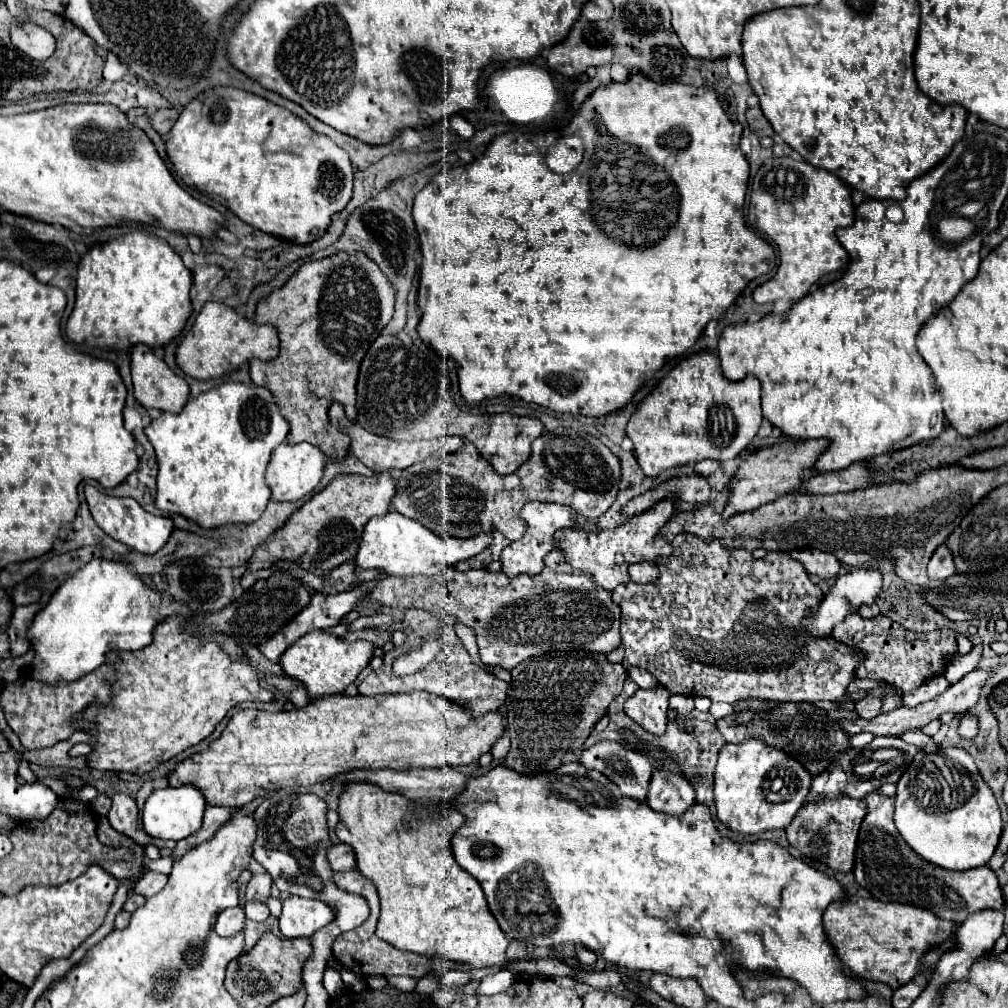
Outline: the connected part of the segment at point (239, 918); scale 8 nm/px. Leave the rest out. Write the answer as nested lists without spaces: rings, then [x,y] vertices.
[[[240,907],[224,909],[224,911],[218,915],[218,919],[216,919],[214,931],[216,931],[220,937],[230,937],[230,935],[238,933],[238,931],[244,927],[244,921],[246,921],[244,909],[240,909]]]

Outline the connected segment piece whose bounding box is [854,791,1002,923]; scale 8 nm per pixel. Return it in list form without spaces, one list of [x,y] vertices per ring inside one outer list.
[[[872,791],[872,795],[866,795],[866,803],[868,813],[860,827],[854,877],[876,899],[926,907],[928,911],[934,911],[934,915],[942,919],[954,919],[956,923],[962,923],[962,919],[966,919],[966,915],[972,915],[974,911],[982,911],[986,907],[1002,907],[1002,889],[998,885],[996,873],[990,867],[948,871],[924,861],[898,835],[892,819],[894,799]]]

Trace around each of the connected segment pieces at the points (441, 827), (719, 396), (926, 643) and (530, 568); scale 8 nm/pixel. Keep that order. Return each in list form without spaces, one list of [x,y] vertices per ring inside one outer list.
[[[366,781],[348,783],[338,797],[338,825],[334,833],[342,843],[354,847],[358,871],[366,875],[378,889],[382,911],[376,935],[386,943],[392,943],[396,949],[424,953],[428,957],[444,955],[448,959],[466,961],[474,967],[504,965],[506,947],[510,941],[490,913],[480,883],[456,863],[452,853],[452,837],[466,821],[464,815],[446,807],[446,815],[430,815],[422,819],[412,817],[418,813],[418,809],[422,813],[422,805],[424,803],[410,801],[404,795],[386,793],[384,789]]]
[[[712,353],[680,361],[632,413],[626,433],[634,443],[638,465],[648,477],[676,465],[702,459],[726,461],[738,457],[762,423],[760,387],[754,377],[742,383],[722,379],[718,357]]]
[[[852,615],[850,619],[846,619],[846,623],[842,623],[842,627],[834,627],[834,639],[864,655],[864,661],[860,661],[860,665],[856,667],[858,679],[882,681],[894,689],[900,689],[902,693],[910,693],[930,677],[940,675],[946,669],[948,659],[958,653],[956,633],[952,629],[914,633],[884,615],[878,615],[874,619]]]
[[[526,503],[520,511],[520,519],[526,523],[526,533],[522,535],[522,539],[510,543],[504,551],[502,551],[502,557],[500,557],[500,563],[502,563],[502,571],[508,575],[508,577],[514,577],[514,575],[536,575],[542,571],[542,559],[554,549],[554,541],[552,541],[552,535],[554,531],[558,529],[564,529],[564,527],[582,527],[586,531],[594,531],[594,527],[586,521],[586,519],[580,519],[580,515],[574,515],[574,511],[570,511],[568,507],[558,507],[554,503]]]

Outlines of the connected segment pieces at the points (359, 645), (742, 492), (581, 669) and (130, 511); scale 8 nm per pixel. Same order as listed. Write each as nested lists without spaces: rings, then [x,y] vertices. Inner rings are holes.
[[[312,631],[308,635],[304,635],[302,639],[298,639],[280,657],[280,665],[288,677],[298,679],[306,685],[306,691],[312,699],[318,699],[322,695],[342,693],[350,683],[354,683],[354,679],[360,675],[360,671],[370,663],[372,655],[374,655],[374,643],[370,643],[370,641],[346,643],[326,631]]]
[[[810,439],[810,441],[780,441],[772,447],[760,447],[740,463],[738,471],[732,475],[728,483],[730,499],[722,511],[722,519],[726,521],[728,517],[742,513],[742,511],[752,511],[754,507],[760,507],[762,503],[770,503],[770,499],[776,499],[778,495],[794,493],[798,485],[812,477],[812,467],[816,463],[816,457],[826,449],[826,439]]]
[[[556,651],[546,655],[536,655],[522,661],[512,671],[510,691],[506,697],[506,731],[510,735],[512,747],[506,755],[504,765],[520,775],[544,775],[552,773],[562,765],[566,753],[576,751],[584,745],[592,727],[604,717],[610,701],[620,695],[626,681],[626,671],[622,665],[612,665],[604,655],[590,651]]]
[[[86,485],[84,493],[86,493],[86,501],[88,501],[88,507],[90,507],[90,513],[92,513],[94,521],[112,539],[128,545],[134,551],[146,553],[146,555],[152,555],[152,553],[156,553],[158,549],[162,549],[166,545],[166,541],[168,541],[168,537],[170,537],[170,533],[174,529],[170,517],[156,517],[156,515],[144,511],[134,499],[110,497],[110,495],[100,493],[92,485]]]

